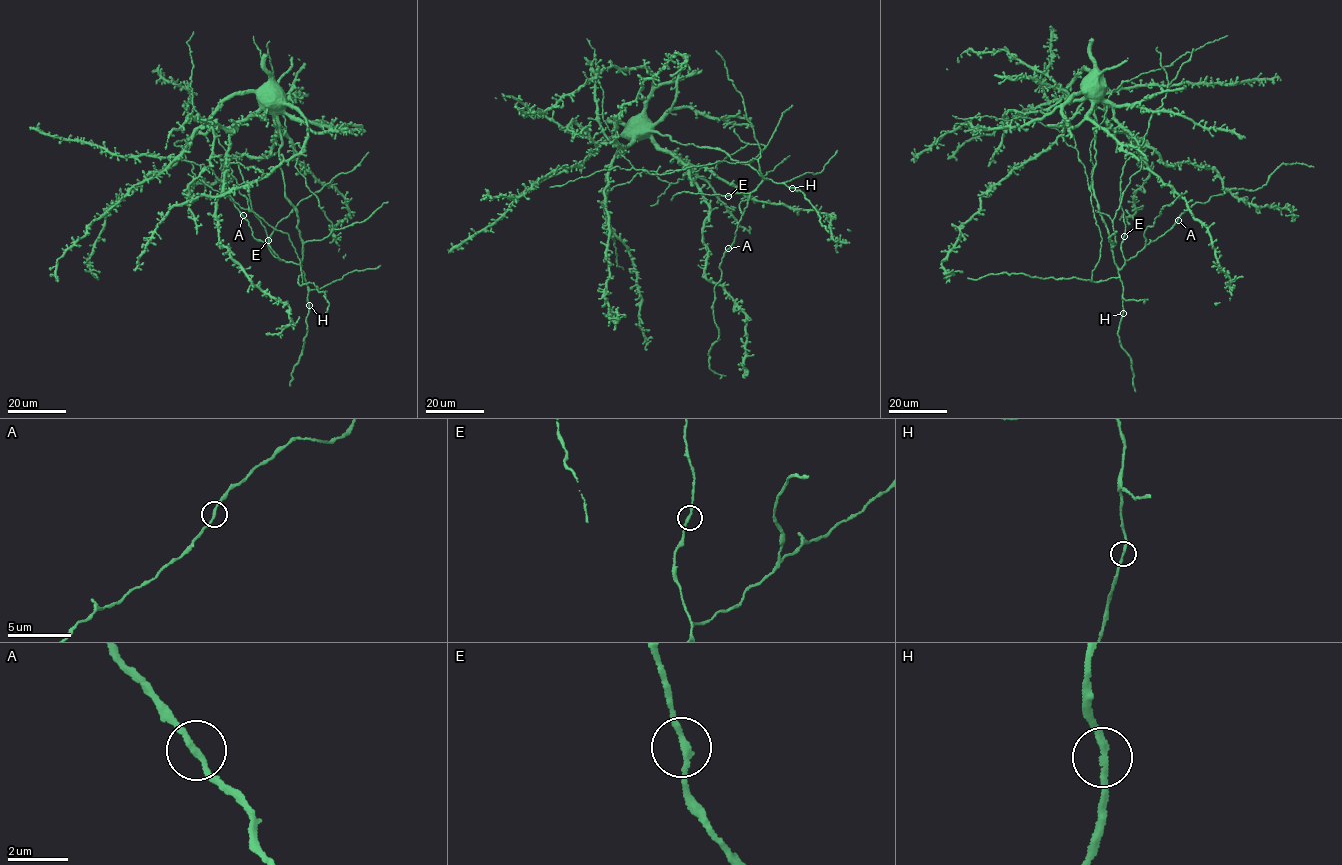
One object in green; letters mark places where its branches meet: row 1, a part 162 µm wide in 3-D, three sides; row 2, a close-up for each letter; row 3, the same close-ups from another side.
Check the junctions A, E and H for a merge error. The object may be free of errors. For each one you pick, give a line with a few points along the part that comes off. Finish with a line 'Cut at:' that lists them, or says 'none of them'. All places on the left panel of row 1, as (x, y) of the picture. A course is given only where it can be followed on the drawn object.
Cut at: none of them

